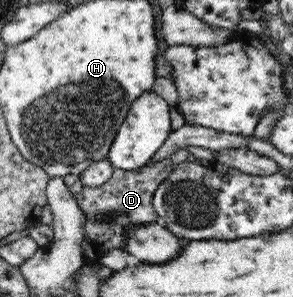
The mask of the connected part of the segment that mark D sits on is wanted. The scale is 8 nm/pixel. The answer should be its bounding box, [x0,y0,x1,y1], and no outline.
[76,158,174,258]

